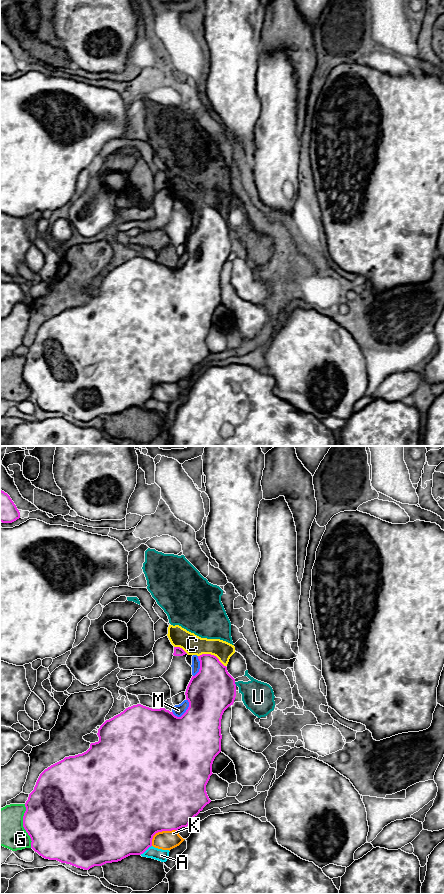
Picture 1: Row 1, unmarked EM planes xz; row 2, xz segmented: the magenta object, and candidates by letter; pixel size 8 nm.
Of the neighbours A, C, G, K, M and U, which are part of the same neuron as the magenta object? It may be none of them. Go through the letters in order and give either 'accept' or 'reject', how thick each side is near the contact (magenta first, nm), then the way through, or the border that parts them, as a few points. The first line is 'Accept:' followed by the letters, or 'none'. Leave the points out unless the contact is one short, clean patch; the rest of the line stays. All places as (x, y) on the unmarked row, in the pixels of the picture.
Accept: none
A: reject | 480/100 nm
C: reject | 320/160 nm
G: reject | 480/300 nm
K: reject | 500/160 nm
M: reject | 440/90 nm
U: reject | 380/240 nm

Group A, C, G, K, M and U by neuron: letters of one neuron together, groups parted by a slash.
A / C M U / G / K

